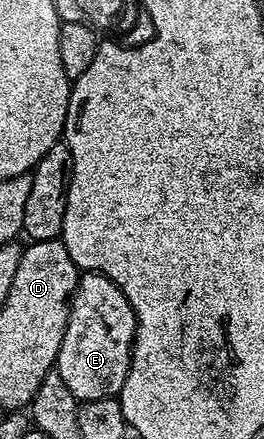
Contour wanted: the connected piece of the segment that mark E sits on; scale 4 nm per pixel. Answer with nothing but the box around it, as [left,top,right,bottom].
[56,272,138,403]

